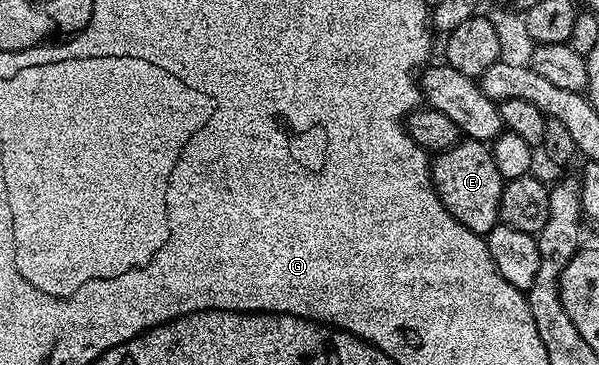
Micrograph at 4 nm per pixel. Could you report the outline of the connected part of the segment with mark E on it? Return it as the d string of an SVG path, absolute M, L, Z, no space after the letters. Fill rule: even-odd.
M462 138L456 146L442 151L432 160L433 185L443 201L447 213L455 217L471 233L485 237L499 223L499 197L503 180L499 169L495 169L495 157L488 142Z

